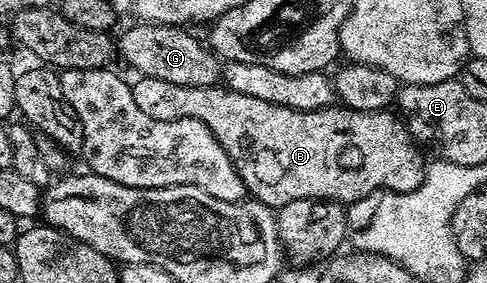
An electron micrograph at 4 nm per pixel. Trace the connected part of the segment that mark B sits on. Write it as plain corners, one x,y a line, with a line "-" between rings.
149,75
135,81
137,83
133,82
131,88
134,101
142,113
158,121
202,121
214,133
222,149
226,149
238,177
242,177
247,194
254,197
255,202
273,209
284,207
295,199
328,199
331,203
351,205
367,195
375,196
380,192
413,191
424,180
425,152
408,132
403,118
397,117
391,110
355,111
343,105
333,105
321,111
299,111
262,101
262,97
246,97
246,93
232,91
223,85
170,85
170,81
158,81

